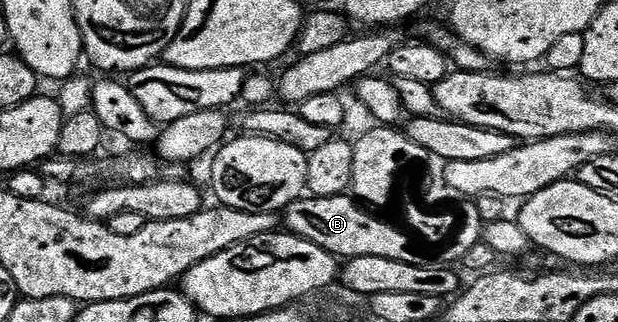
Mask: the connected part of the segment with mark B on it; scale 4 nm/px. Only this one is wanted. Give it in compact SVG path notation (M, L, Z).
M303 195L284 211L285 228L297 237L308 239L308 243L316 243L316 247L324 247L324 251L334 254L339 259L377 255L384 259L400 259L400 263L412 263L412 267L457 266L464 259L464 255L468 255L468 251L472 251L472 247L476 247L483 240L484 222L470 221L470 229L462 233L462 245L454 245L454 249L446 249L446 253L430 253L430 249L422 249L422 245L414 245L410 237L402 237L402 233L397 233L396 224L381 221L370 213L373 212L350 195L340 197Z

